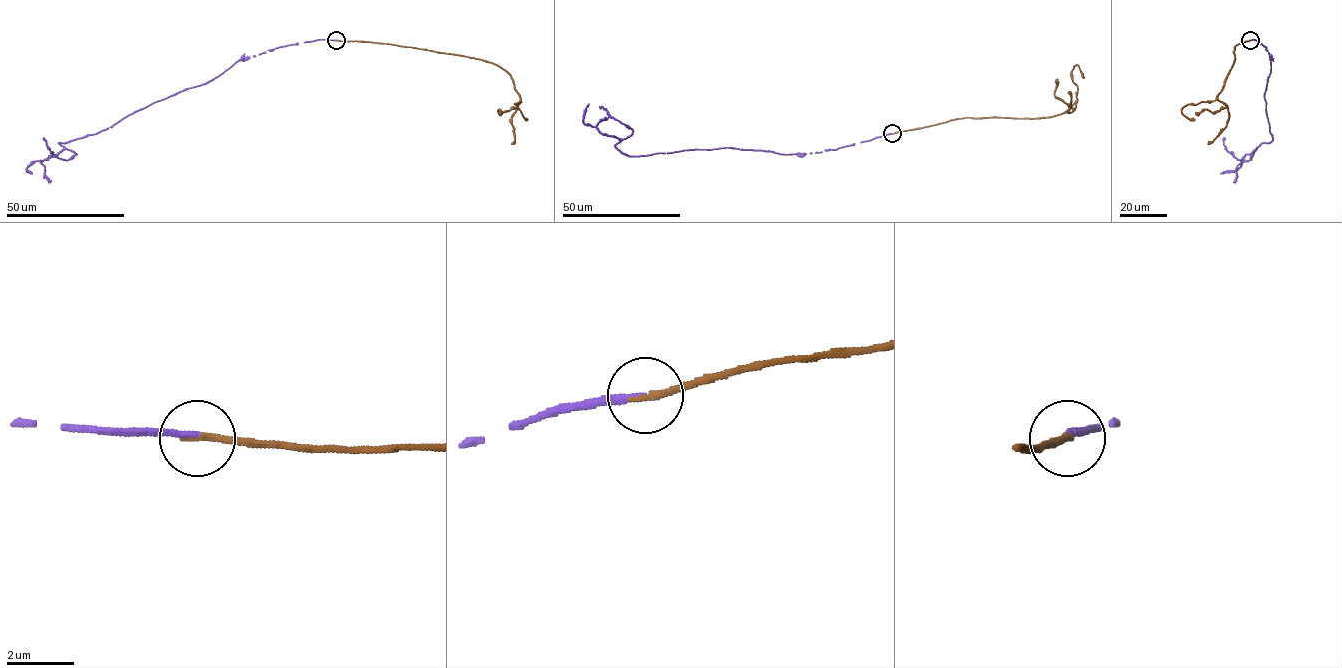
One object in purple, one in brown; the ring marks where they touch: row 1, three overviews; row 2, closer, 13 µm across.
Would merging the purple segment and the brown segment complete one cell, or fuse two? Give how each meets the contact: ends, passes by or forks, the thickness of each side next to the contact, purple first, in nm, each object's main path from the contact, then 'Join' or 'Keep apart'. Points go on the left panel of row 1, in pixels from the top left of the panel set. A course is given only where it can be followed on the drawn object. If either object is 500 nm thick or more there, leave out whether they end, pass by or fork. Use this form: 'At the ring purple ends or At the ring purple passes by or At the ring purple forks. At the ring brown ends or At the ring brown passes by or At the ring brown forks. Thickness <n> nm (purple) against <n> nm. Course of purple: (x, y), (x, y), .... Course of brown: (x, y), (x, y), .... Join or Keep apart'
At the ring purple ends. At the ring brown ends. Thickness 180 nm (purple) against 190 nm. Course of purple: (336, 40), (241, 58), (206, 83), (59, 143), (76, 154), (68, 160), (55, 157), (43, 138). Course of brown: (336, 40), (423, 48), (493, 63), (510, 75), (520, 95), (521, 102), (515, 104), (527, 119). Join

